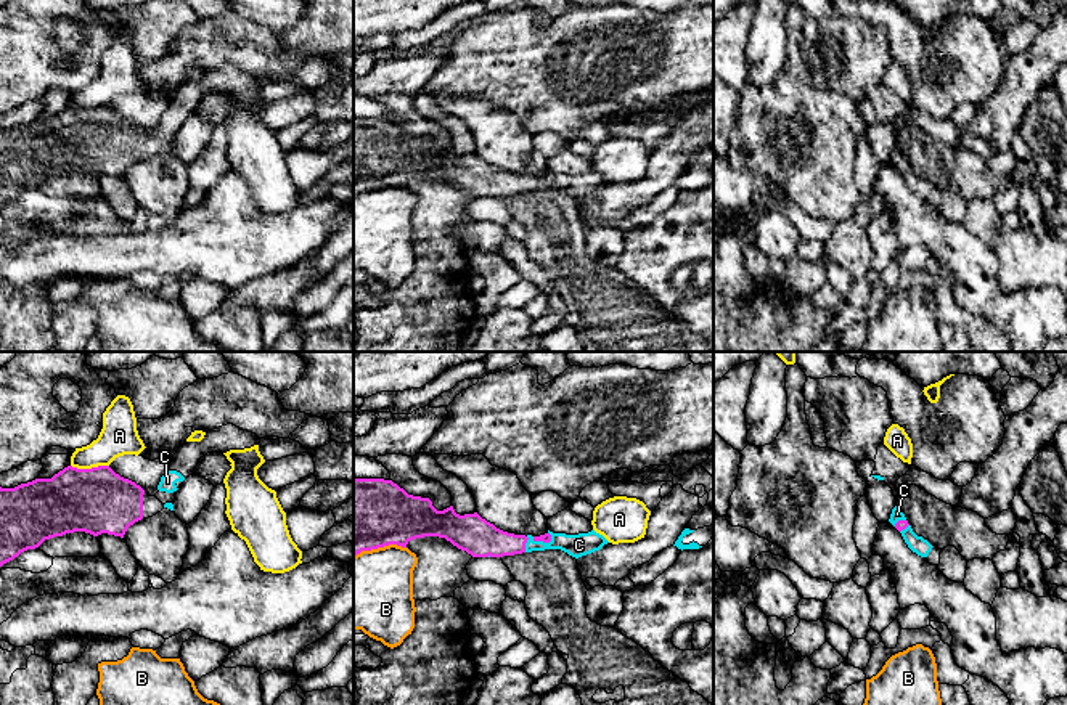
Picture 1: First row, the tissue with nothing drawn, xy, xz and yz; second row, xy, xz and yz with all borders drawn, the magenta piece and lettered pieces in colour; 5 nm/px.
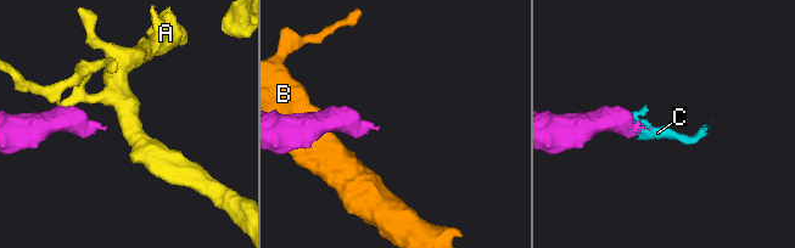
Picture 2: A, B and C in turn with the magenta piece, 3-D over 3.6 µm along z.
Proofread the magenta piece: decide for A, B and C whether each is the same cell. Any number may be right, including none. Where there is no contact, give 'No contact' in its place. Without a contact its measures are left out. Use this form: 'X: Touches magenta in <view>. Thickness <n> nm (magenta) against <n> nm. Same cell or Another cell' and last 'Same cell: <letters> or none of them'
A: Touches magenta in xy. Thickness 320 nm (magenta) against 190 nm. Another cell
B: Touches magenta in xz. Thickness 360 nm (magenta) against 400 nm. Another cell
C: Touches magenta in xz. Thickness 190 nm (magenta) against 110 nm. Same cell
Same cell: C

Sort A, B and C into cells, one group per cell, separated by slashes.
A / B / C

